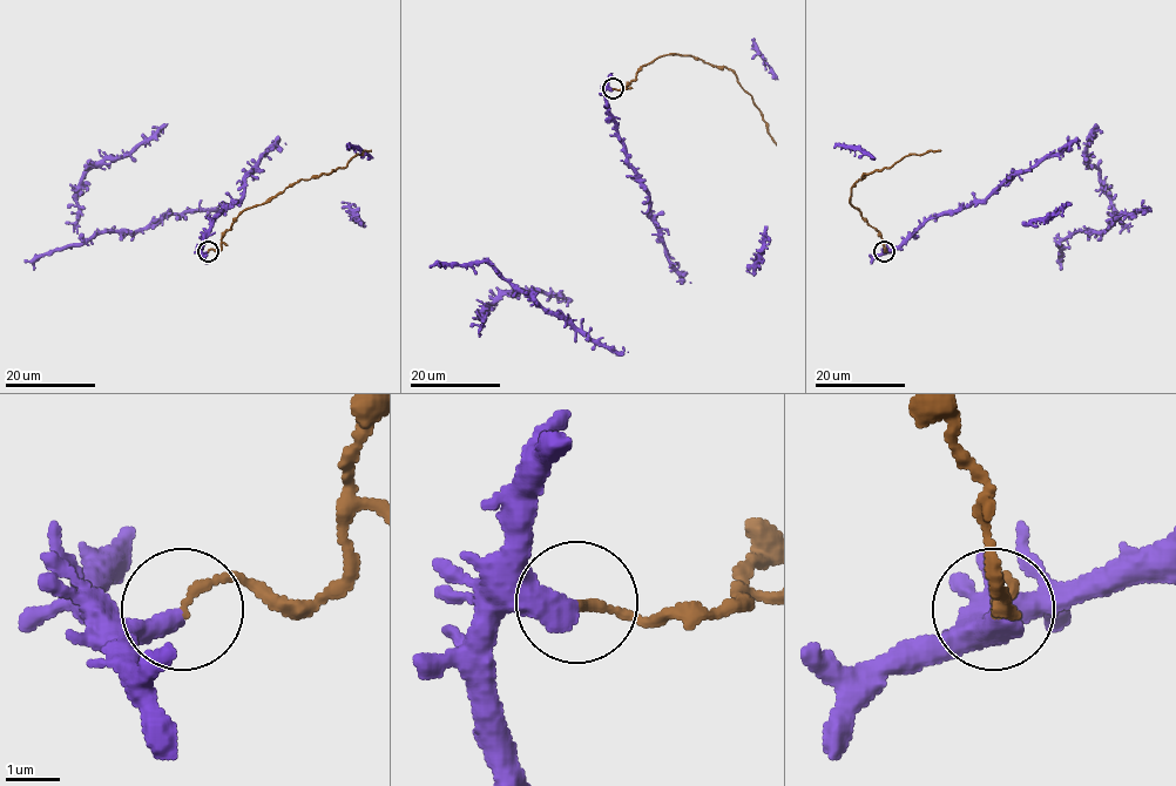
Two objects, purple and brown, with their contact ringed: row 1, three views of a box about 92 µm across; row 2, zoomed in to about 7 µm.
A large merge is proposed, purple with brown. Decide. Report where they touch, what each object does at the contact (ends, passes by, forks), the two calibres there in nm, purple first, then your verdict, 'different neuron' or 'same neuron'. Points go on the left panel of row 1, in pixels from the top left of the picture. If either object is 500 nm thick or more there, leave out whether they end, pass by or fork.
(208, 251) | purple ends | brown ends | 440/170 nm | different neuron

